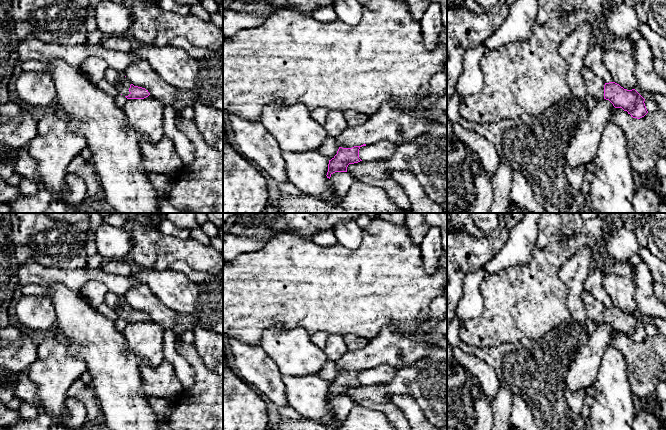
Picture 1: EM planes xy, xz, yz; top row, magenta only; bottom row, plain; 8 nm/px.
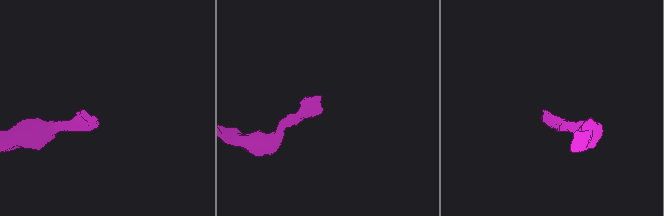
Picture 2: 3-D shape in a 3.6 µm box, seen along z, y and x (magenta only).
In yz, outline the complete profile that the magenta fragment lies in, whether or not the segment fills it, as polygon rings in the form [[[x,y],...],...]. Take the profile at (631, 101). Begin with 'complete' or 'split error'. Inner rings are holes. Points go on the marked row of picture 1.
split error; [[[584,66],[581,70],[585,90],[596,101],[609,100],[615,108],[622,108],[633,118],[640,119],[648,111],[645,99],[635,90],[627,90],[615,82],[605,83],[591,69]]]

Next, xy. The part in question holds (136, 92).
split error; [[[108,67],[104,78],[127,99],[144,99],[151,96],[148,90],[133,85],[122,72],[118,72],[112,68]]]

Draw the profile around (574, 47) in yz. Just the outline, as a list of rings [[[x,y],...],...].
[[[582,23],[561,42],[559,53],[568,64],[567,84],[572,95],[558,101],[538,117],[522,115],[515,119],[486,124],[472,123],[463,117],[459,120],[464,128],[475,131],[490,141],[501,162],[524,175],[536,200],[547,213],[568,213],[571,205],[581,199],[580,187],[586,174],[585,166],[570,167],[565,154],[575,129],[586,120],[589,113],[581,70],[585,66],[583,59],[593,44],[592,26],[589,23]]]

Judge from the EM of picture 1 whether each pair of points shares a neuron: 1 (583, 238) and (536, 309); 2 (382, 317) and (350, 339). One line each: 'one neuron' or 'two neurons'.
1: one neuron
2: two neurons

